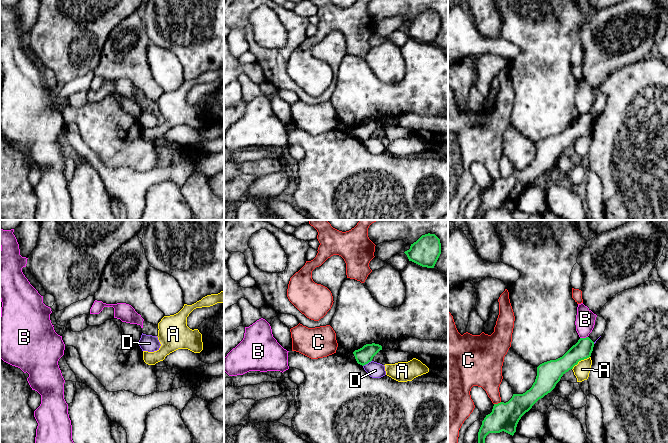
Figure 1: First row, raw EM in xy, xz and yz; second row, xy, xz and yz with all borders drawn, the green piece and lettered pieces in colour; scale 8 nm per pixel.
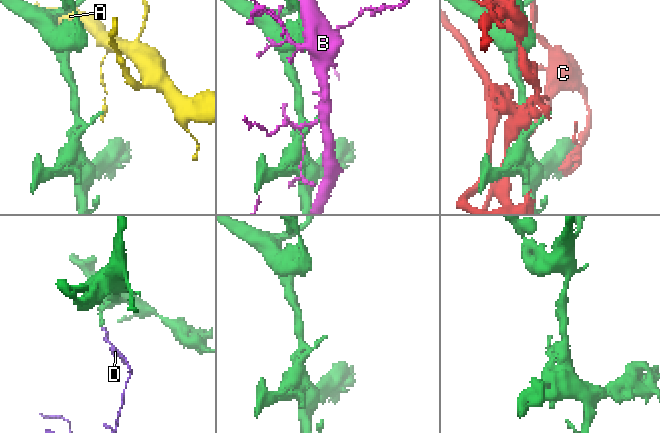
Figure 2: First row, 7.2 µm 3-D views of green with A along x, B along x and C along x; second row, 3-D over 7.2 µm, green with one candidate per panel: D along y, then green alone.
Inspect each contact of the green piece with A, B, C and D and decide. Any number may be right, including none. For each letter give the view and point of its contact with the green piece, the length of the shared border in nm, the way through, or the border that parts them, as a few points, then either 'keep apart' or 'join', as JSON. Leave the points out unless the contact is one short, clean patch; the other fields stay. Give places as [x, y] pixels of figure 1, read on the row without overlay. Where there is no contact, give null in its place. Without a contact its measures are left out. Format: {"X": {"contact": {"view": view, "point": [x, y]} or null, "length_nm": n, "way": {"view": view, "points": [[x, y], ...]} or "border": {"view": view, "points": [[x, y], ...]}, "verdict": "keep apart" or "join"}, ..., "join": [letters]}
{"A": {"contact": {"view": "yz", "point": [580, 136]}, "length_nm": 180, "border": {"view": "yz", "points": [[589, 132], [581, 135], [572, 145]]}, "verdict": "keep apart"}, "B": {"contact": {"view": "yz", "point": [583, 114]}, "length_nm": 70, "verdict": "keep apart"}, "C": {"contact": {"view": "yz", "point": [498, 179]}, "length_nm": 60, "verdict": "keep apart"}, "D": {"contact": {"view": "xz", "point": [367, 139]}, "length_nm": 90, "border": {"view": "xz", "points": [[371, 136], [363, 142]]}, "verdict": "keep apart"}, "join": []}

